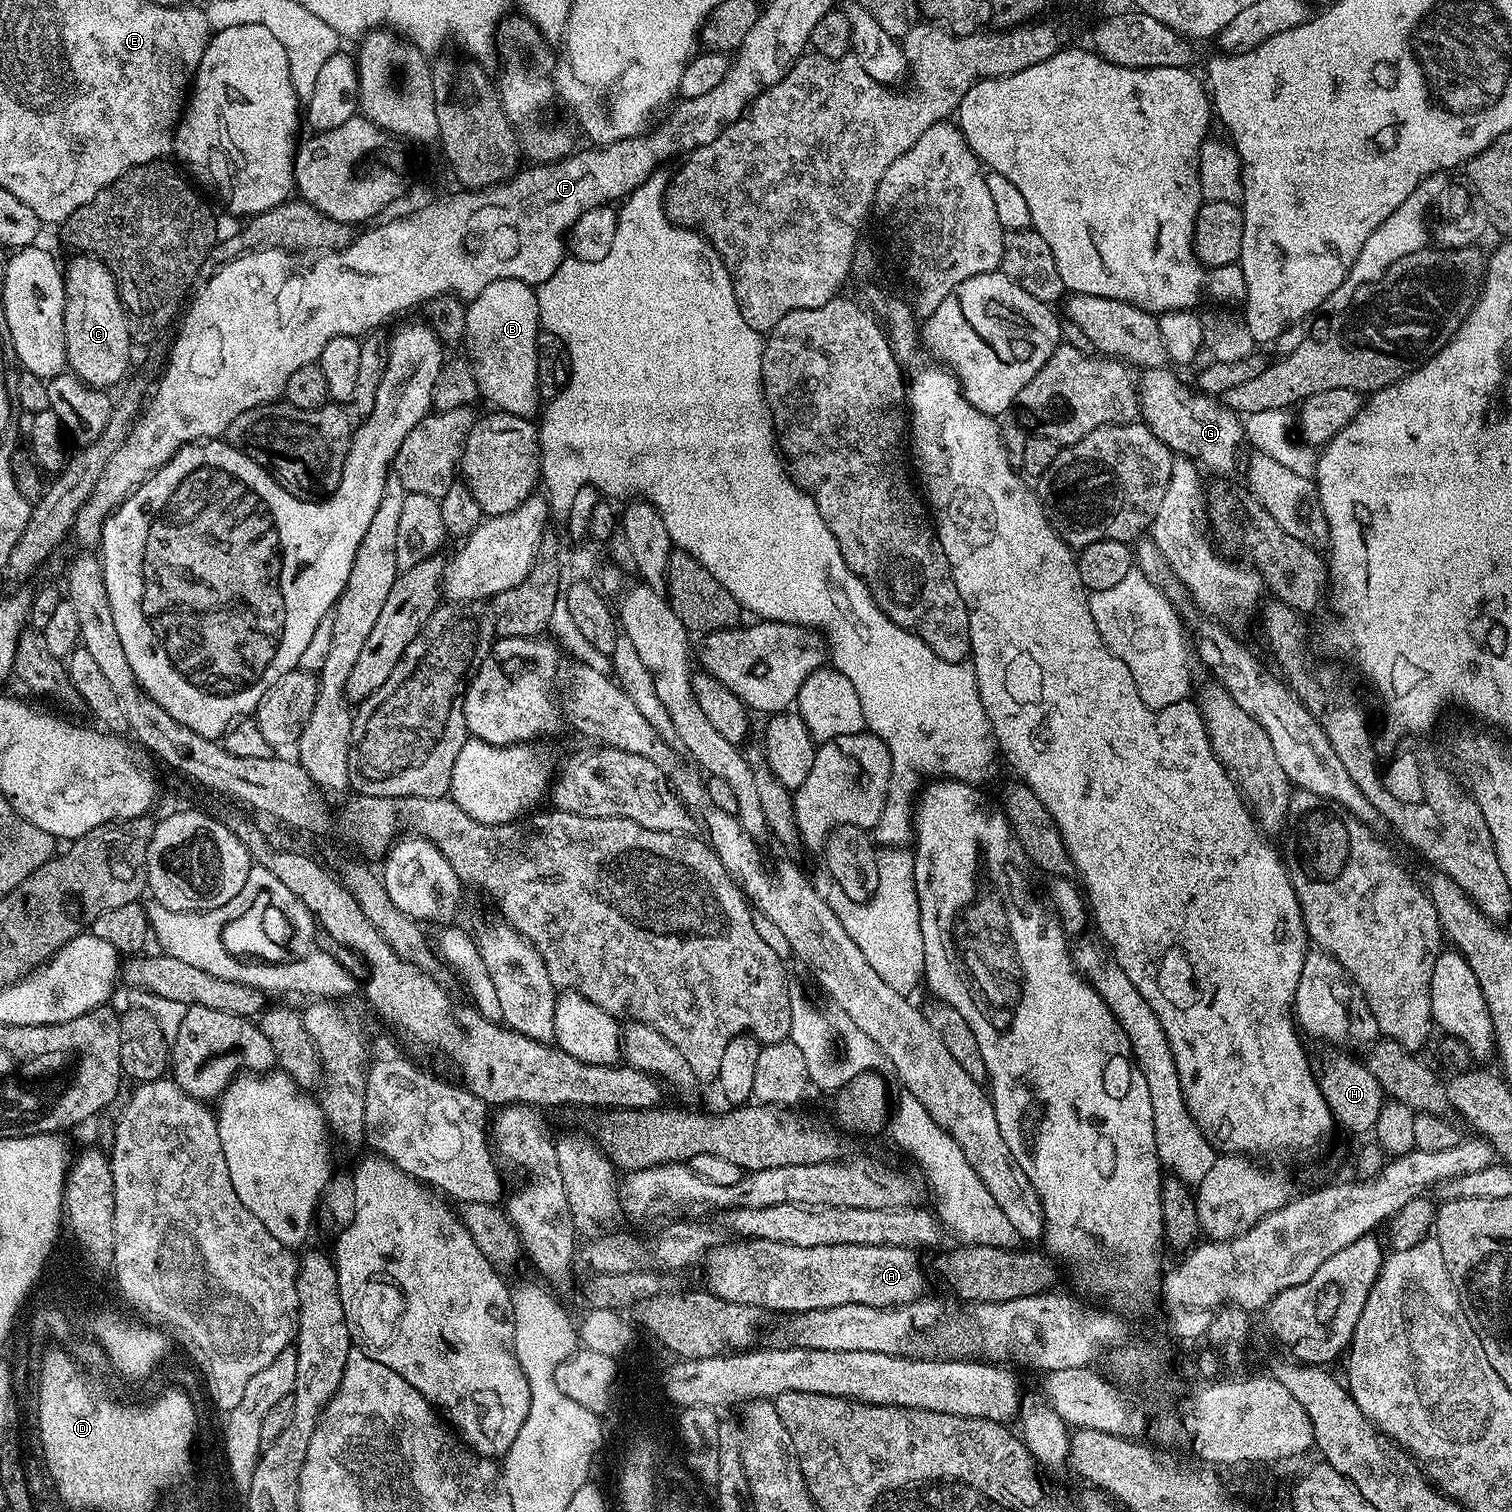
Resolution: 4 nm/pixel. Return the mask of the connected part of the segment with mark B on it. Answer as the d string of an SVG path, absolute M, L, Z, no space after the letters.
M499 279L486 286L466 309L464 342L468 344L469 361L478 382L480 396L492 402L499 411L515 416L531 417L539 409L541 399L537 390L537 334L540 331L540 311L537 291L517 279Z

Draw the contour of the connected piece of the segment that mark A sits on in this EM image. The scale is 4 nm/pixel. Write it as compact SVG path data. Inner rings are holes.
M740 1238L735 1241L737 1244L726 1244L724 1246L719 1245L714 1249L711 1249L703 1261L702 1269L704 1268L704 1276L708 1279L708 1284L706 1284L707 1291L713 1292L718 1298L722 1298L726 1302L731 1304L749 1304L751 1308L757 1310L765 1310L764 1308L769 1308L772 1312L784 1312L783 1314L795 1314L797 1312L809 1312L810 1310L822 1310L823 1308L829 1308L830 1306L842 1306L843 1304L861 1304L862 1306L874 1306L875 1308L894 1308L901 1304L912 1304L916 1300L921 1299L925 1295L924 1292L924 1276L920 1273L920 1268L916 1265L916 1256L911 1247L908 1246L897 1246L894 1244L835 1244L834 1246L790 1246L786 1242L770 1242L769 1240L753 1240L751 1238Z

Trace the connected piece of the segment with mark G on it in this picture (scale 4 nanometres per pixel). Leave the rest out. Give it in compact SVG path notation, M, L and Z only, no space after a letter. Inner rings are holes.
M1168 366L1144 368L1138 376L1139 415L1143 423L1173 453L1205 469L1208 467L1212 472L1230 475L1240 456L1240 440L1242 444L1245 439L1241 417L1211 395L1196 394L1192 397L1187 386L1171 370Z

